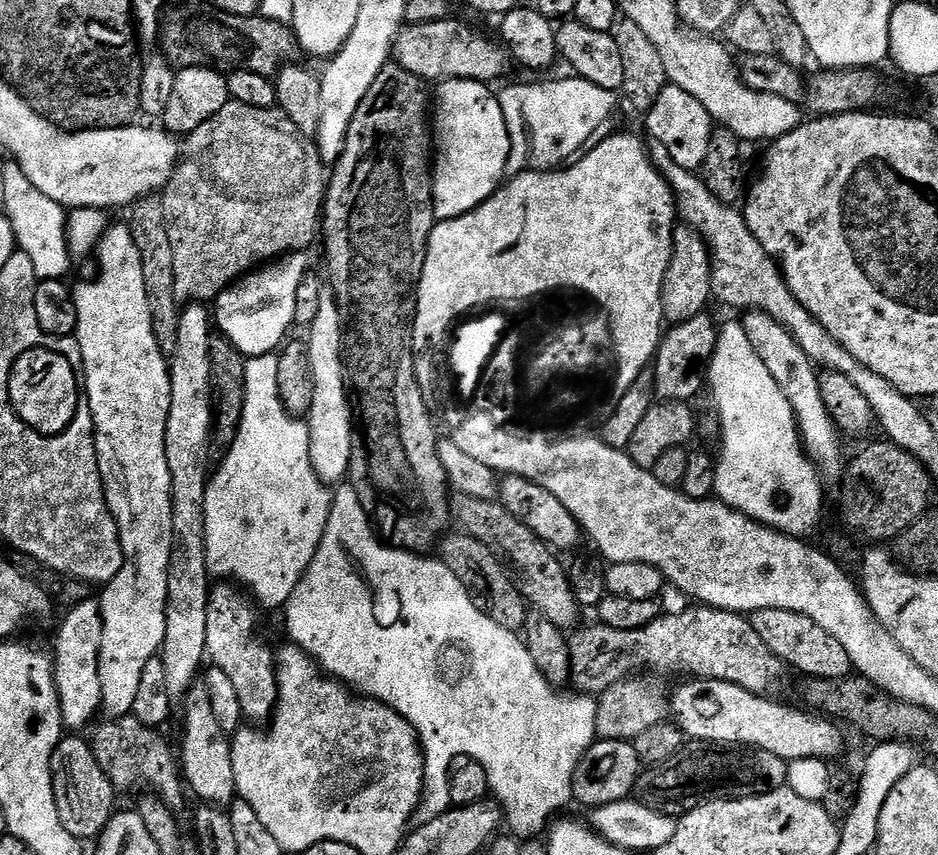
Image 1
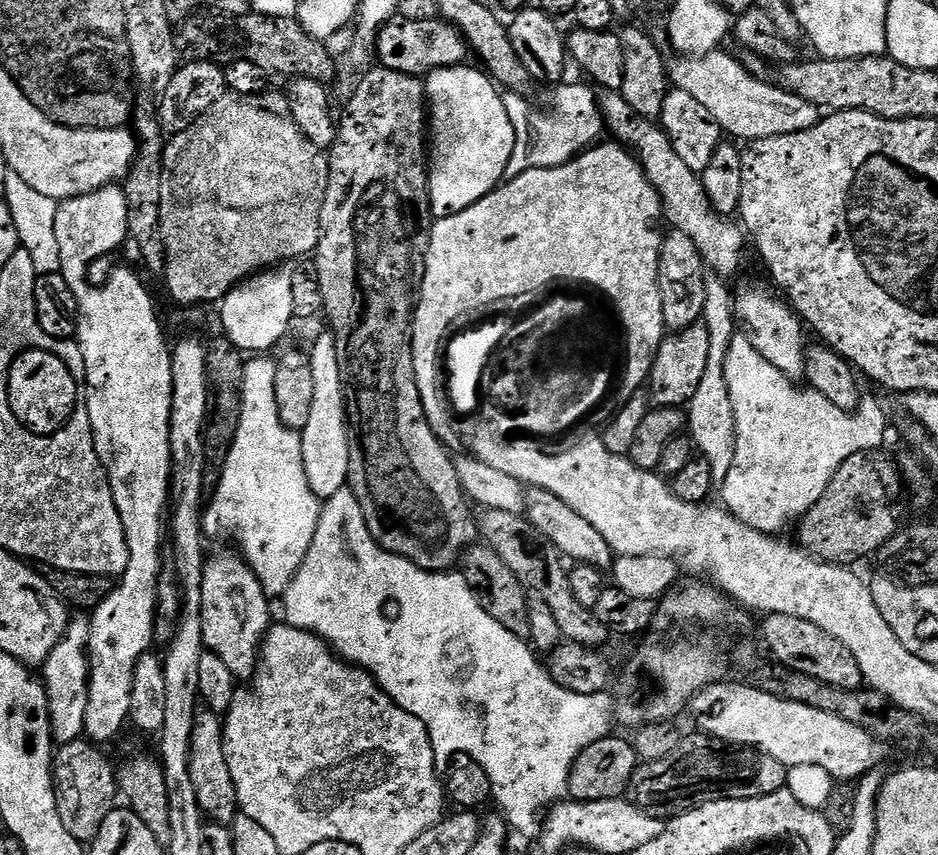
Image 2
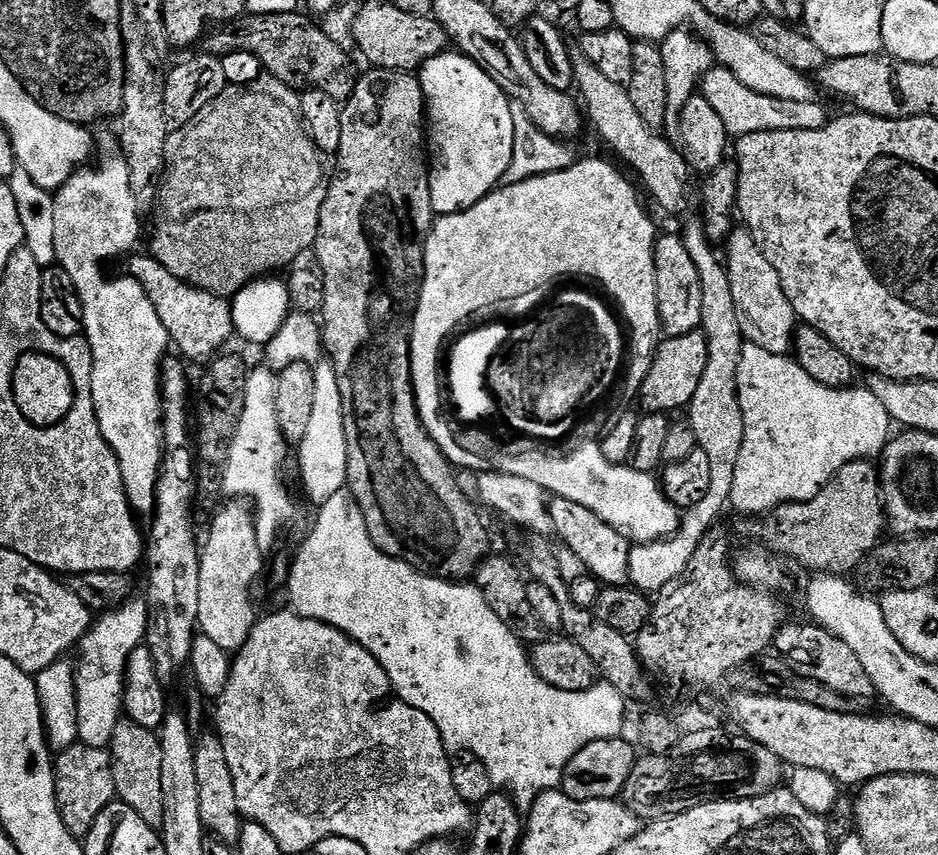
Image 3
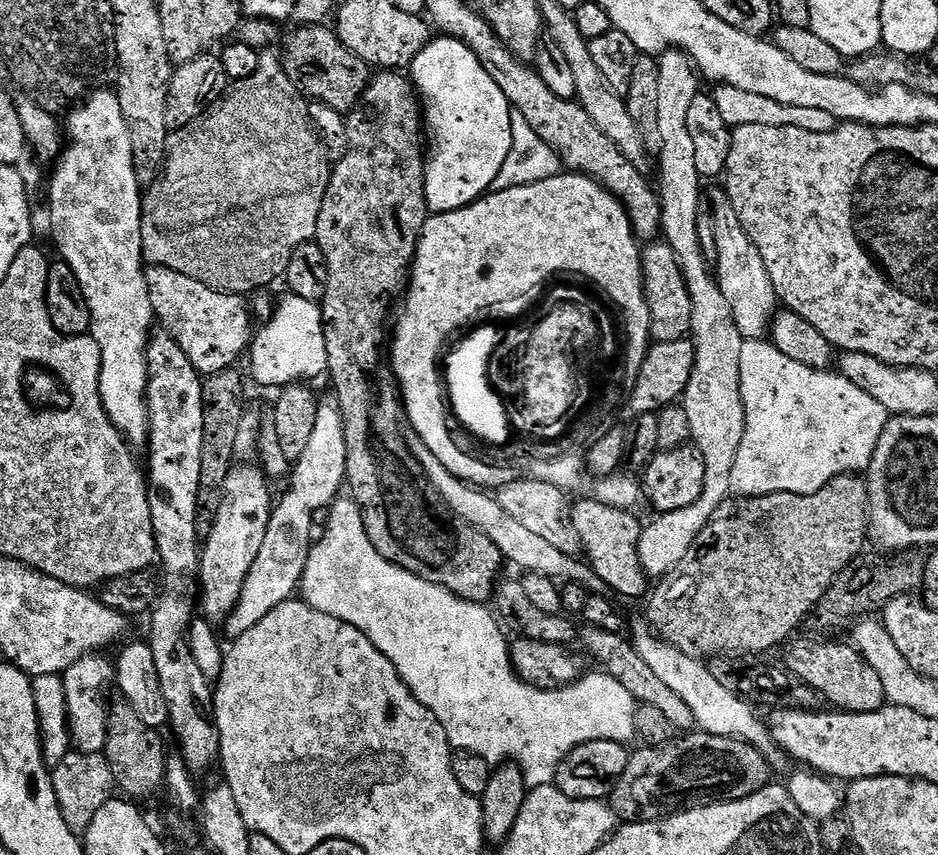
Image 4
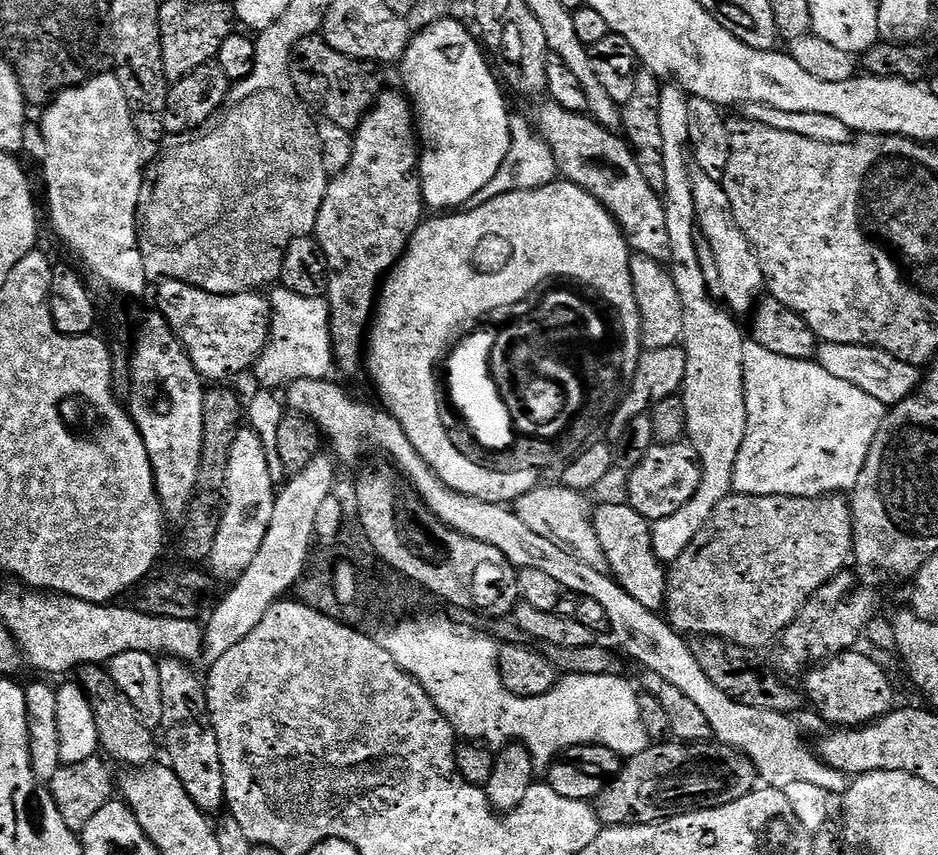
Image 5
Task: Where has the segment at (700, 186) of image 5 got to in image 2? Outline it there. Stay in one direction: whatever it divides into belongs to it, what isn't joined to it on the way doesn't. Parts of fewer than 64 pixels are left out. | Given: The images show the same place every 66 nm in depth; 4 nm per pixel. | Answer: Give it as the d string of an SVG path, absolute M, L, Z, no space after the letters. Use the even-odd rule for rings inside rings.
M748 288L741 296L739 293L735 297L736 322L739 331L750 342L750 346L754 346L754 350L758 350L758 354L762 354L762 358L766 358L770 366L782 370L782 374L786 374L796 382L804 375L806 328L791 307L775 291L772 292L763 292L760 288Z

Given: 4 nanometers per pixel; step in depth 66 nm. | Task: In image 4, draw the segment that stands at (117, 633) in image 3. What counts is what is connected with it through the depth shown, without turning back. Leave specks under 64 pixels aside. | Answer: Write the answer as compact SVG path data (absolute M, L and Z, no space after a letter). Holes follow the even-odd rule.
M92 652L88 656L78 658L74 666L70 666L63 672L64 685L66 686L66 710L68 711L68 725L72 735L72 747L82 754L98 754L104 751L106 746L106 730L108 729L108 710L110 699L108 691L113 691L116 682L116 666L111 659L107 660L107 655Z

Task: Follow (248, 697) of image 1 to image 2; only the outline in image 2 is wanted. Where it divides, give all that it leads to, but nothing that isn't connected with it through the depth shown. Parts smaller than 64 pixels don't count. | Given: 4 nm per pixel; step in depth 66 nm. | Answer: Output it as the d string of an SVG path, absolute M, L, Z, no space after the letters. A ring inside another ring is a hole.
M239 551L216 552L207 557L204 574L202 576L202 638L204 647L209 652L218 654L226 666L238 678L251 677L256 671L256 665L260 659L260 646L264 643L264 635L267 634L274 617L268 609L270 597L264 592L262 582L255 576L247 561Z

